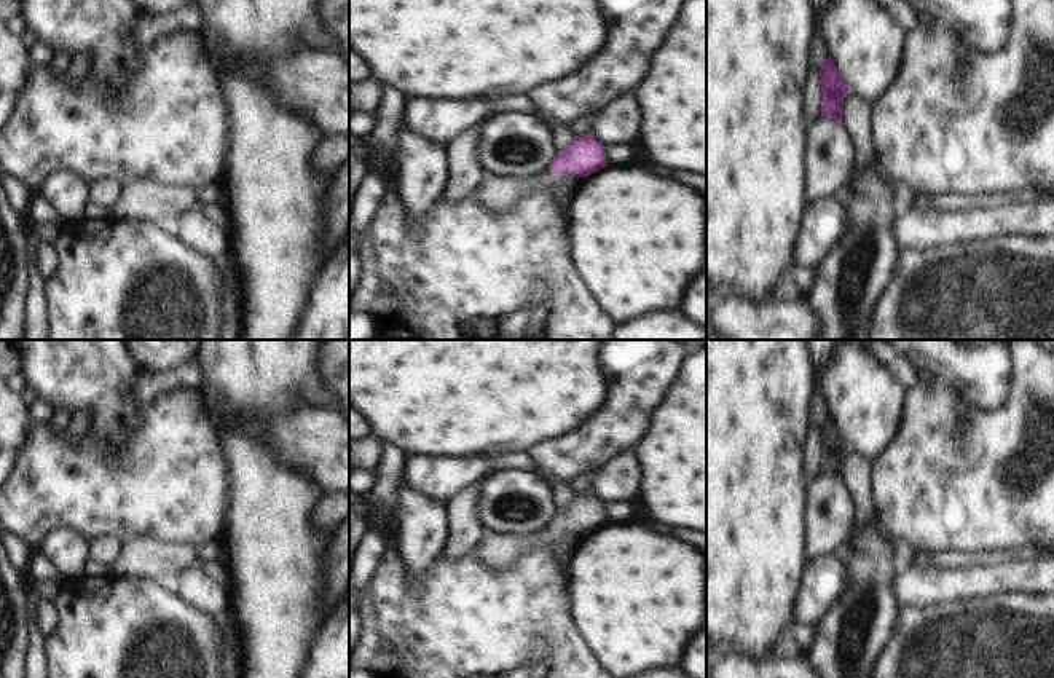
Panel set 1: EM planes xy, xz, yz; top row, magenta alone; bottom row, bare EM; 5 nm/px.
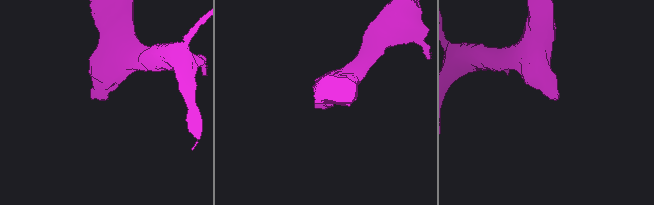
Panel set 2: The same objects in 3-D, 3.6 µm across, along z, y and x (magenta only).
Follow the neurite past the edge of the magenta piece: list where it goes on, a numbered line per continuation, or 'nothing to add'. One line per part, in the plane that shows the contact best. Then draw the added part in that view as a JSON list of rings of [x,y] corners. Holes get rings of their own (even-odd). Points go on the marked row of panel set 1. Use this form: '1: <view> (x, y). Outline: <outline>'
1: xz (495, 193). Outline: [[[549,169],[526,180],[512,175],[485,175],[477,185],[474,196],[485,211],[504,214],[510,211],[523,195],[534,188],[553,185],[558,179],[560,175],[552,174]]]

